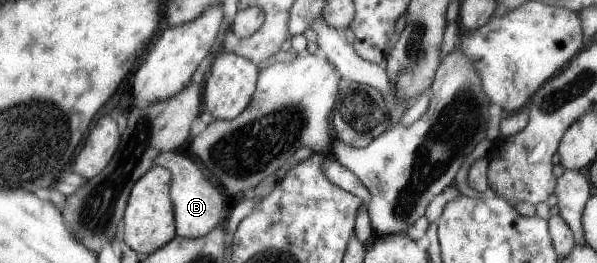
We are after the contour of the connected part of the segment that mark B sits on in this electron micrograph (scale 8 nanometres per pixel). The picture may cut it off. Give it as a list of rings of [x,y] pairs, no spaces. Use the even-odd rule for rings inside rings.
[[[176,151],[161,153],[154,160],[155,165],[165,167],[172,172],[175,183],[173,188],[173,210],[176,226],[176,234],[183,238],[197,238],[211,232],[223,216],[223,208],[229,201],[221,187],[215,187],[205,178],[199,168],[199,164],[193,162],[191,158],[177,154]]]

